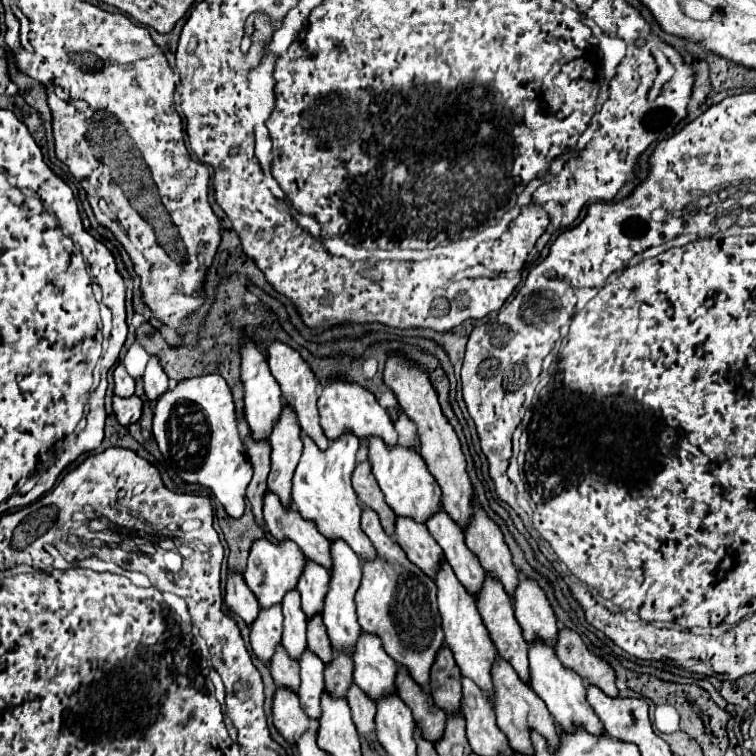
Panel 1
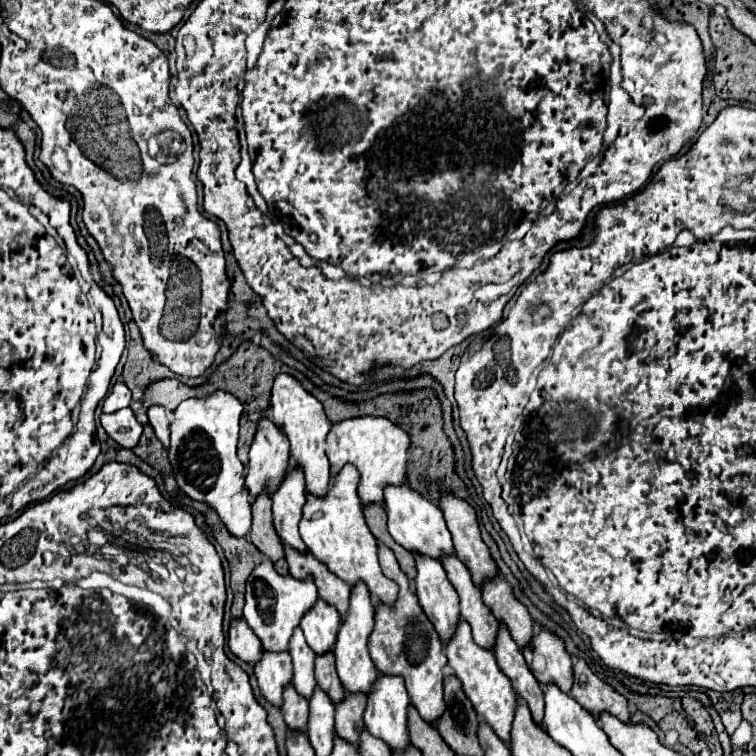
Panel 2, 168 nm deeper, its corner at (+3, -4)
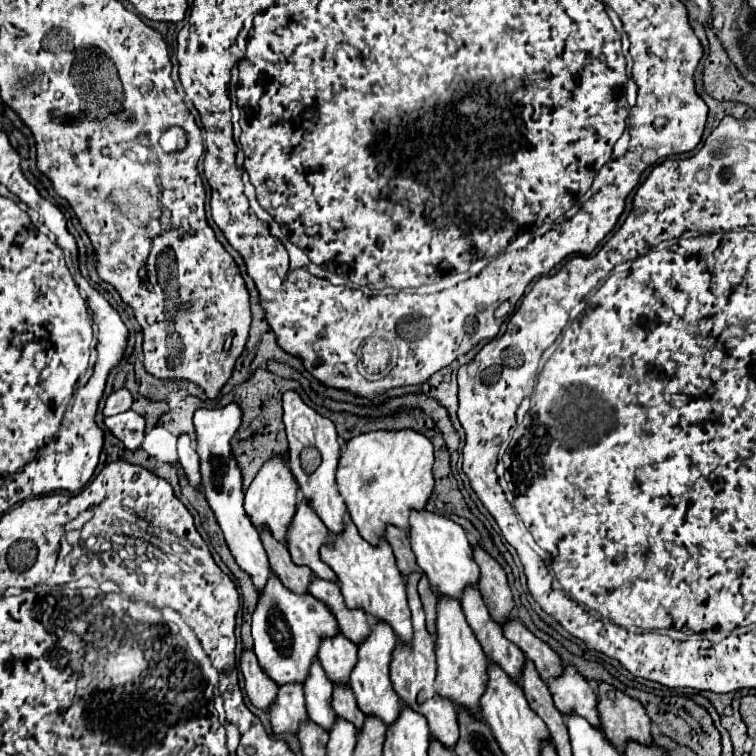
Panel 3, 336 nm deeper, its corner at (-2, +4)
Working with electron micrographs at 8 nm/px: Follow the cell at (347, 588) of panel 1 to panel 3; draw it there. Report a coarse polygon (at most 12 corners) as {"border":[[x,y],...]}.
{"border":[[376,621],[358,643],[350,687],[366,715],[392,723],[400,697],[388,677],[398,641]]}

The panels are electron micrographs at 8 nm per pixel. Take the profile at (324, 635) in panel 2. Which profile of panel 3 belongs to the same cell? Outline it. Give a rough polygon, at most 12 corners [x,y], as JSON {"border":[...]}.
{"border":[[342,633],[320,639],[332,683],[346,683],[356,645]]}

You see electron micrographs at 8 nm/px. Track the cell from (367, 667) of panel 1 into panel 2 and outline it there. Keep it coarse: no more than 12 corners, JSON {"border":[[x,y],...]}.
{"border":[[377,677],[365,727],[391,751],[409,747],[401,677]]}

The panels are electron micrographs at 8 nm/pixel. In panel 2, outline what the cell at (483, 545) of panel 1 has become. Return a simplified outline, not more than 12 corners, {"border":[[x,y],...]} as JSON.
{"border":[[501,575],[483,585],[483,603],[525,649],[533,637],[527,609]]}

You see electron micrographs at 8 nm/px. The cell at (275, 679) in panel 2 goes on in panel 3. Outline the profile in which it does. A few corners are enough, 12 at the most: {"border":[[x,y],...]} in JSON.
{"border":[[300,683],[278,687],[268,707],[276,735],[298,731],[306,717]]}

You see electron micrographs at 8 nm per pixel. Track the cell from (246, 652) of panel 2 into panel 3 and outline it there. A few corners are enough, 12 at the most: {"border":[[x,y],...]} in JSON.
{"border":[[252,649],[242,651],[246,693],[266,709],[278,687]]}

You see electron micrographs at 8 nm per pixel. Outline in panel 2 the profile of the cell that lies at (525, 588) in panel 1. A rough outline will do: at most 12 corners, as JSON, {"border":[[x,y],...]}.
{"border":[[535,625],[523,655],[541,685],[569,693],[573,661],[559,637]]}

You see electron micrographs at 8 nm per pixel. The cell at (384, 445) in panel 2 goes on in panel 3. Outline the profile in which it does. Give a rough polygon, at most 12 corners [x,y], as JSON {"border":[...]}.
{"border":[[414,429],[346,441],[336,469],[368,543],[408,529],[432,493]]}

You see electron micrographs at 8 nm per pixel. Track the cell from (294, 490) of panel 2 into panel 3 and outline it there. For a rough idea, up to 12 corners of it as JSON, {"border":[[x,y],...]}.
{"border":[[302,499],[286,531],[294,563],[336,581],[320,559],[326,525]]}

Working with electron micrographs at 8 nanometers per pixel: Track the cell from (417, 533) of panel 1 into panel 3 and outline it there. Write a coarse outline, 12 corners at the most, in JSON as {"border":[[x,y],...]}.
{"border":[[436,595],[434,689],[480,715],[486,655],[456,599]]}

